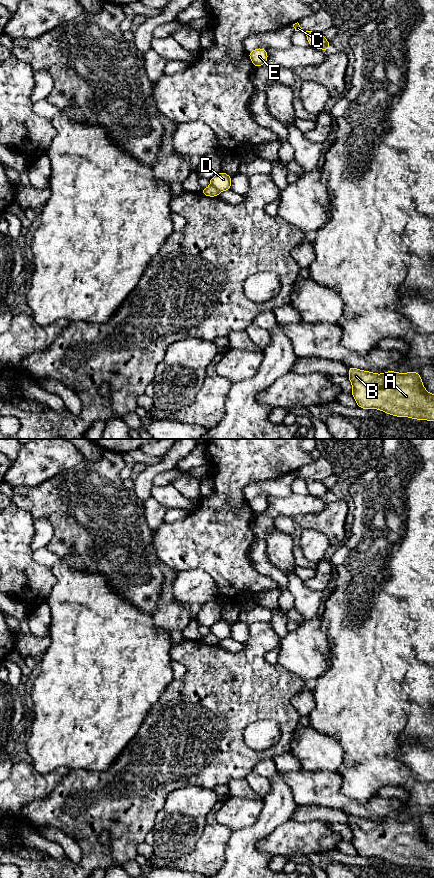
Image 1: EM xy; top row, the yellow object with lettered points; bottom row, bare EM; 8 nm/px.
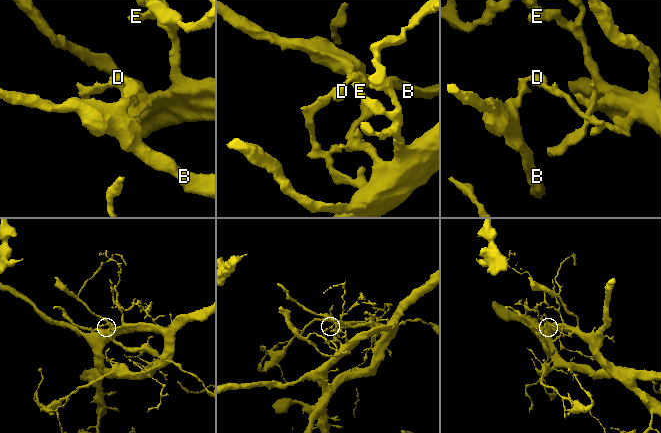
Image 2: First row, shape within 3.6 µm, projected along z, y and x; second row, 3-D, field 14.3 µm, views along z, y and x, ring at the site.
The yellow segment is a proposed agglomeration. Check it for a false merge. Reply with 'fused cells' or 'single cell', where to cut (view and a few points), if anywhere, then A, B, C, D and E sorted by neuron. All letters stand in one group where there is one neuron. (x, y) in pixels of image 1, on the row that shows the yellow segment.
fused cells | xy (211, 184), (219, 192) | A B D / C E

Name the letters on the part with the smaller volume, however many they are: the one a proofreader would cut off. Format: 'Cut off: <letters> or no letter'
Cut off: A, B, D

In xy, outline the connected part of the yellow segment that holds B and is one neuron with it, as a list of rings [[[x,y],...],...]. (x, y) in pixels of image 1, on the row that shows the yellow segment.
[[[350,366],[348,369],[348,379],[352,384],[351,394],[359,408],[378,409],[396,417],[434,421],[434,395],[425,389],[418,372],[387,371],[377,374]]]

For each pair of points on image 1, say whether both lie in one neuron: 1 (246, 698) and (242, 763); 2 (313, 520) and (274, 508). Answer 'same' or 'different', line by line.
1: same
2: different

